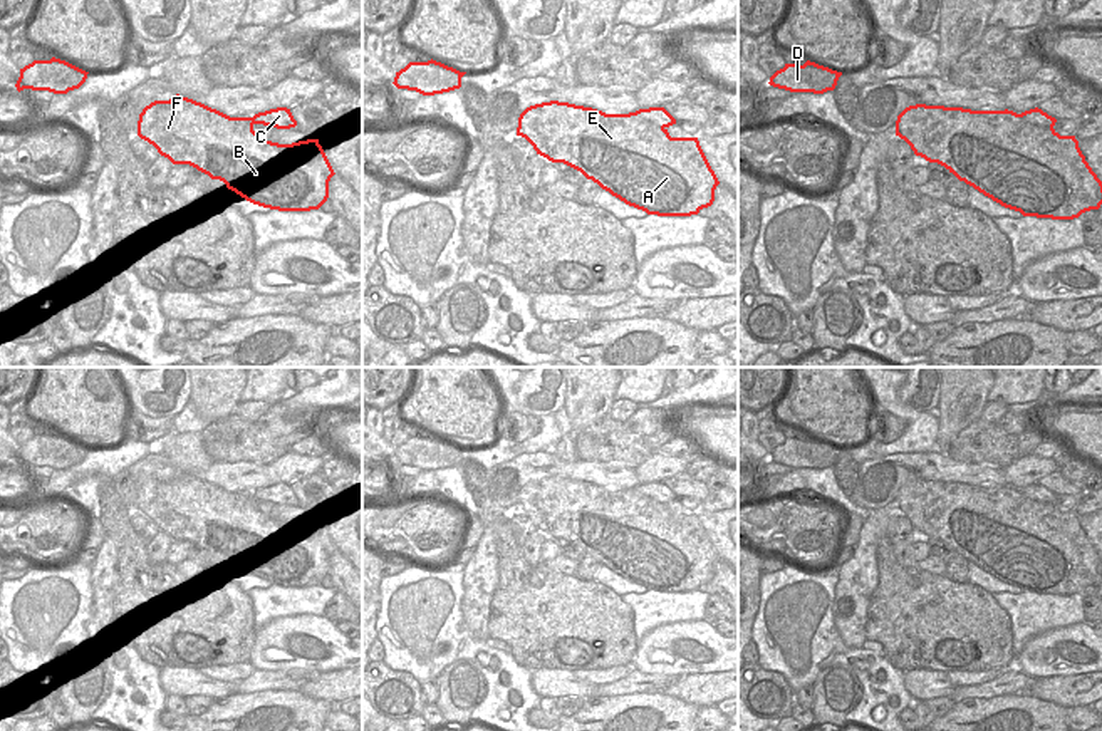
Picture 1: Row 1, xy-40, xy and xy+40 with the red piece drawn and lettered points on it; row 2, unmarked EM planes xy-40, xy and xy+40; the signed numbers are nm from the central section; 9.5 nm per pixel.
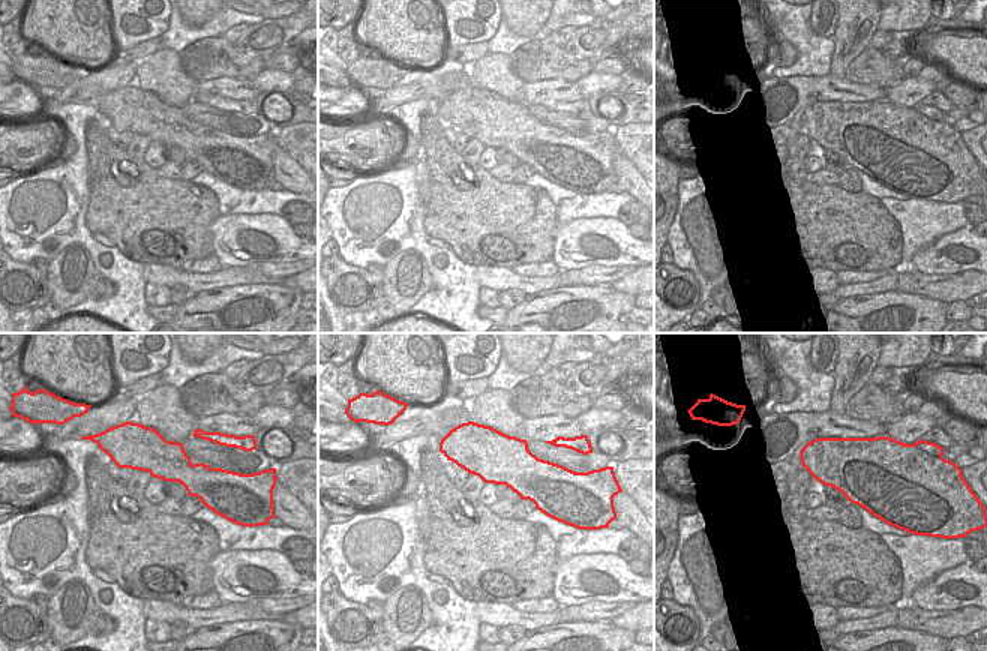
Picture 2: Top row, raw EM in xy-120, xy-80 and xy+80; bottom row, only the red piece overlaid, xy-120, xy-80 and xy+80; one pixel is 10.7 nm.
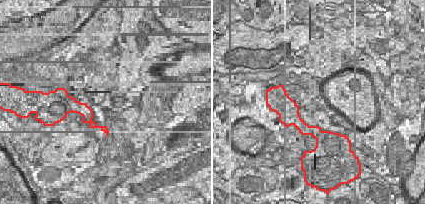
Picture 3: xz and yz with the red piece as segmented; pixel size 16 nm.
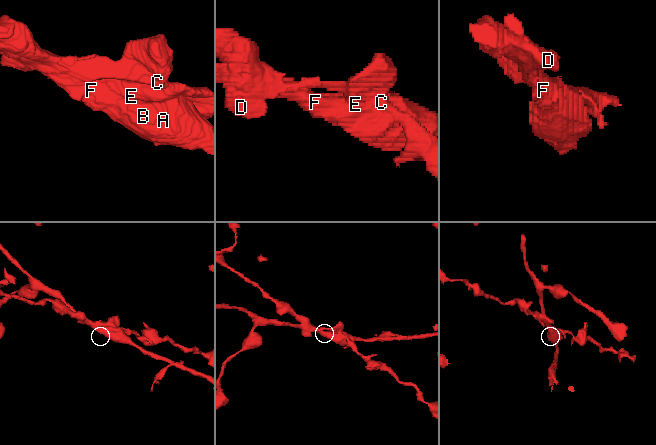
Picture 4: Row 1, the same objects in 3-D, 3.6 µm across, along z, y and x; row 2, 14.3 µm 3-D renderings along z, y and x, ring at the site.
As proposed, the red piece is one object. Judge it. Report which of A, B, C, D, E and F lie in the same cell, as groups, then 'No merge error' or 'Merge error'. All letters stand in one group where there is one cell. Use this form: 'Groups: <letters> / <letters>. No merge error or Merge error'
Groups: A B E F / C D. Merge error

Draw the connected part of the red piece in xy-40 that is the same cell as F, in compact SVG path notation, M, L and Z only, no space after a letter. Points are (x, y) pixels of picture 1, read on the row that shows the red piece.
M176 94L143 109L138 136L173 164L190 164L253 205L319 210L335 174L319 139L278 144L258 136L255 124L255 116L230 117Z

